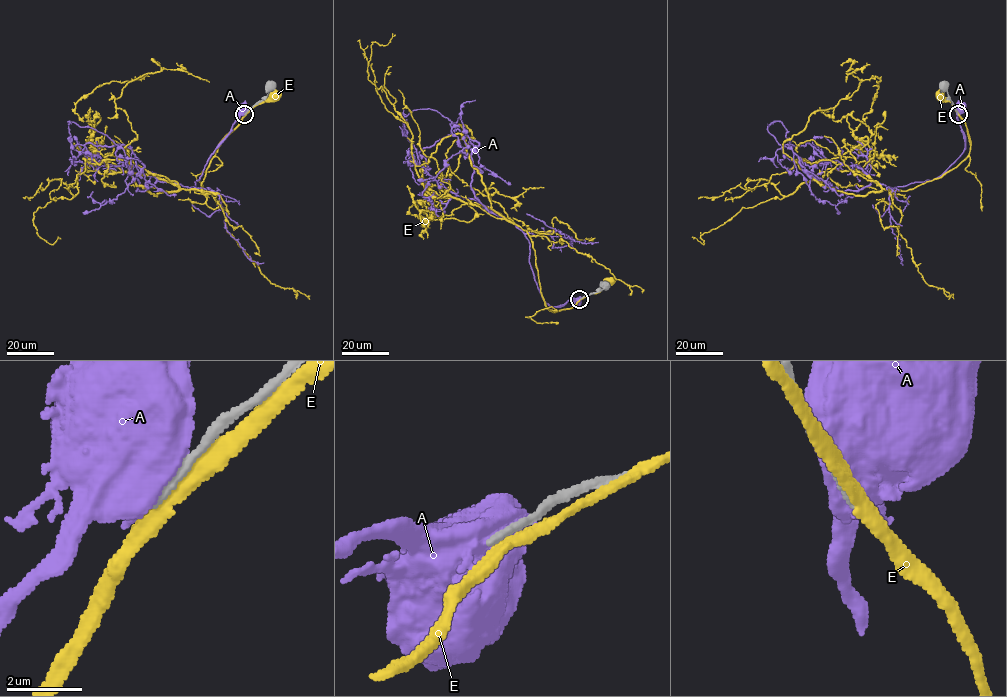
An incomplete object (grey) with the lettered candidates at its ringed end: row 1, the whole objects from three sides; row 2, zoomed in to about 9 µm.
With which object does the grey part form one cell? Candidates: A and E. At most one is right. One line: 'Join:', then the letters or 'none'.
Join: none

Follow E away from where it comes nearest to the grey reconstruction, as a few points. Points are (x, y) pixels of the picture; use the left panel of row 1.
E: (246, 112), (275, 95)

